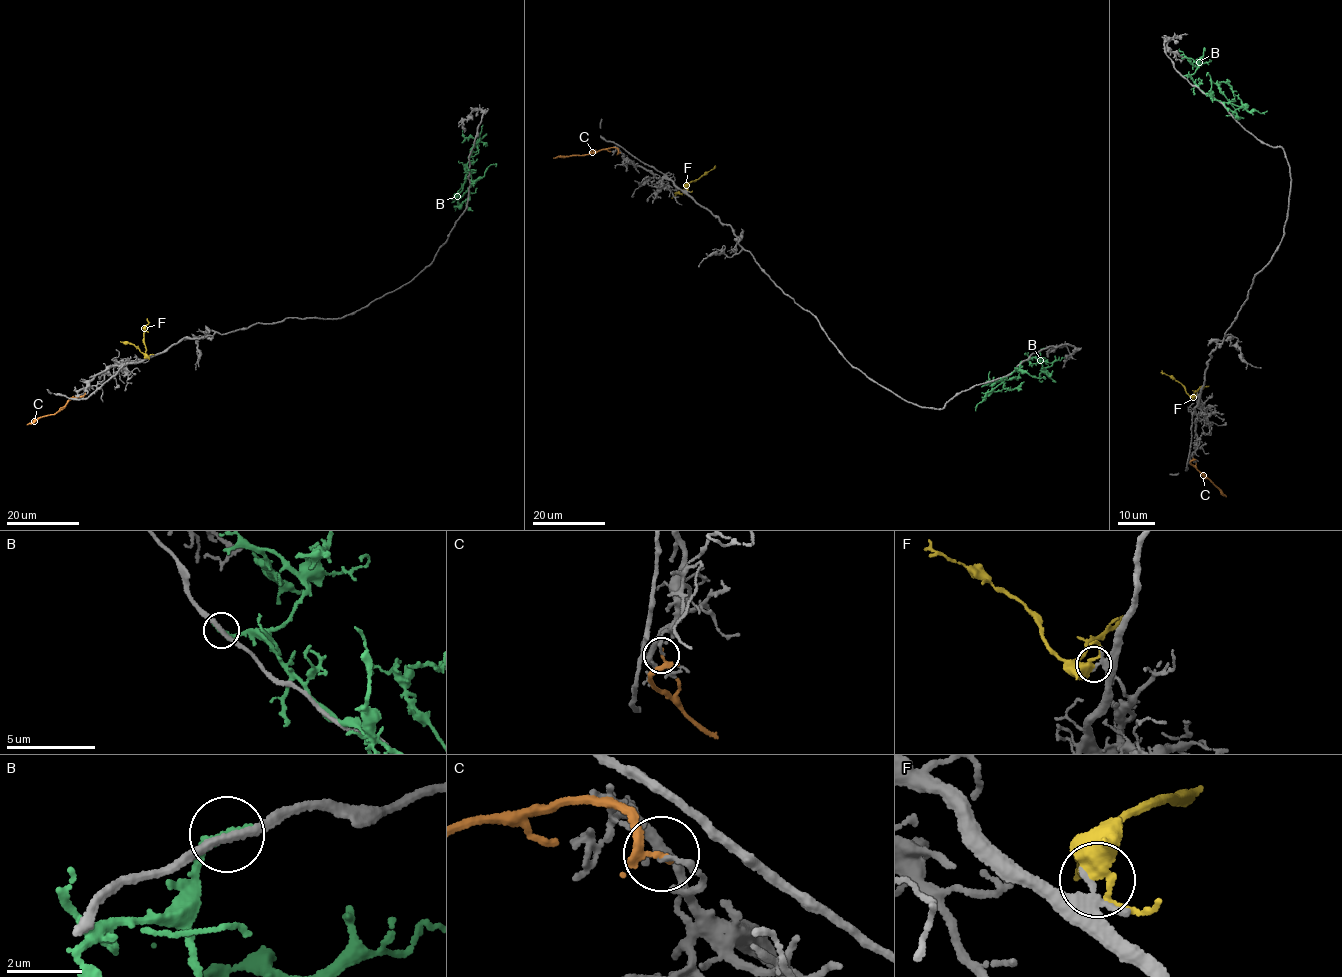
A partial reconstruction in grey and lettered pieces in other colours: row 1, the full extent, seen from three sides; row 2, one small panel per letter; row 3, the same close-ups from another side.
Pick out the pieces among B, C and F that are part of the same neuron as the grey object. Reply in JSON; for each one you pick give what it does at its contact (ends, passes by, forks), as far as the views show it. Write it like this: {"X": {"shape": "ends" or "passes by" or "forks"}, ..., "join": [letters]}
{"join": []}

